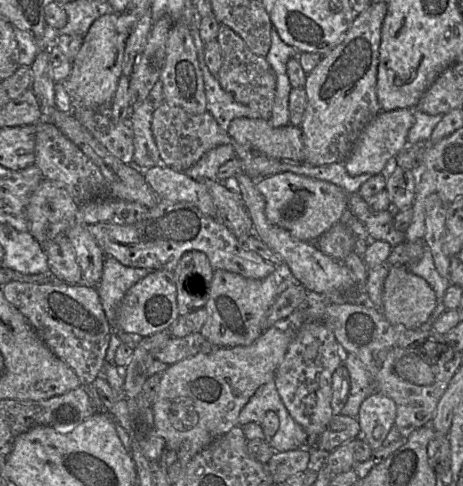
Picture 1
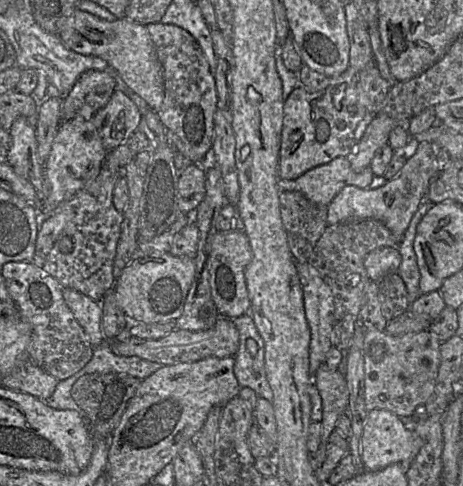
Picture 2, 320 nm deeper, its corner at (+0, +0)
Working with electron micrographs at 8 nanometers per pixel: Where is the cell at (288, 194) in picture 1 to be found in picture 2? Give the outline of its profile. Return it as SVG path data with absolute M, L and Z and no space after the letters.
M340 156L329 163L321 164L308 170L296 179L279 179L277 186L279 191L298 191L310 201L323 206L328 206L343 187L353 185L365 189L369 187L373 177L374 174L370 166L357 173L352 170L348 158Z

